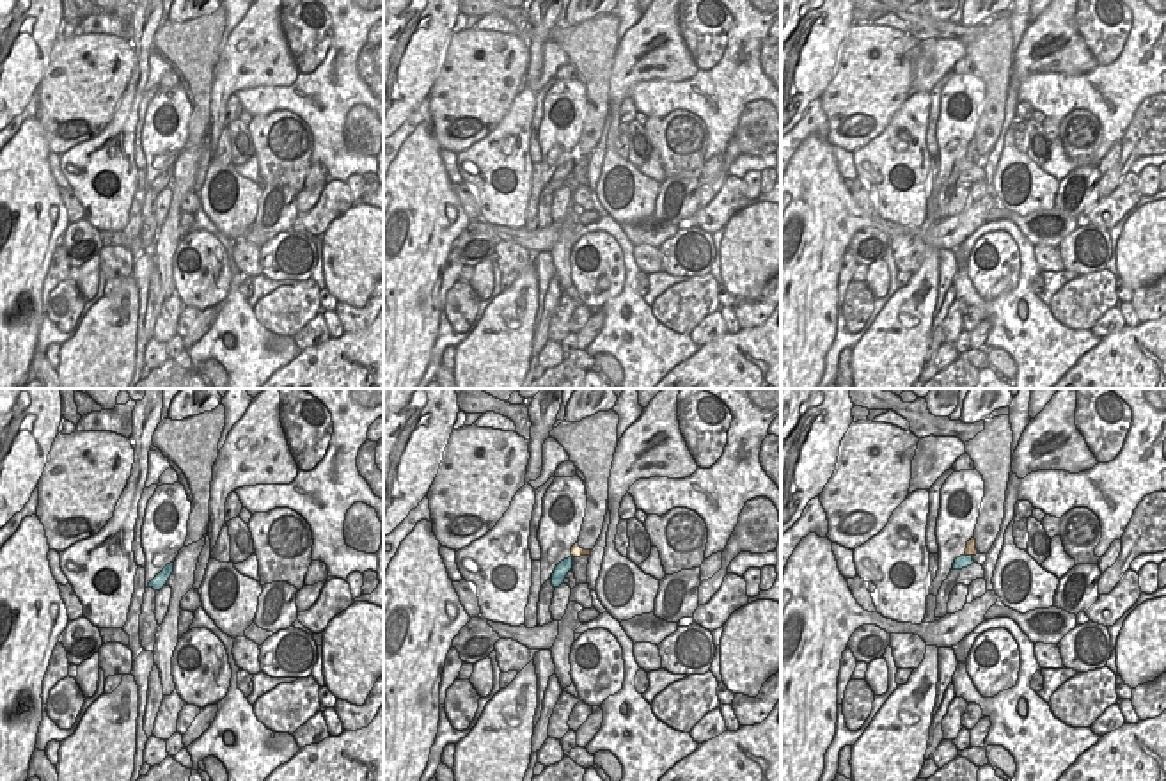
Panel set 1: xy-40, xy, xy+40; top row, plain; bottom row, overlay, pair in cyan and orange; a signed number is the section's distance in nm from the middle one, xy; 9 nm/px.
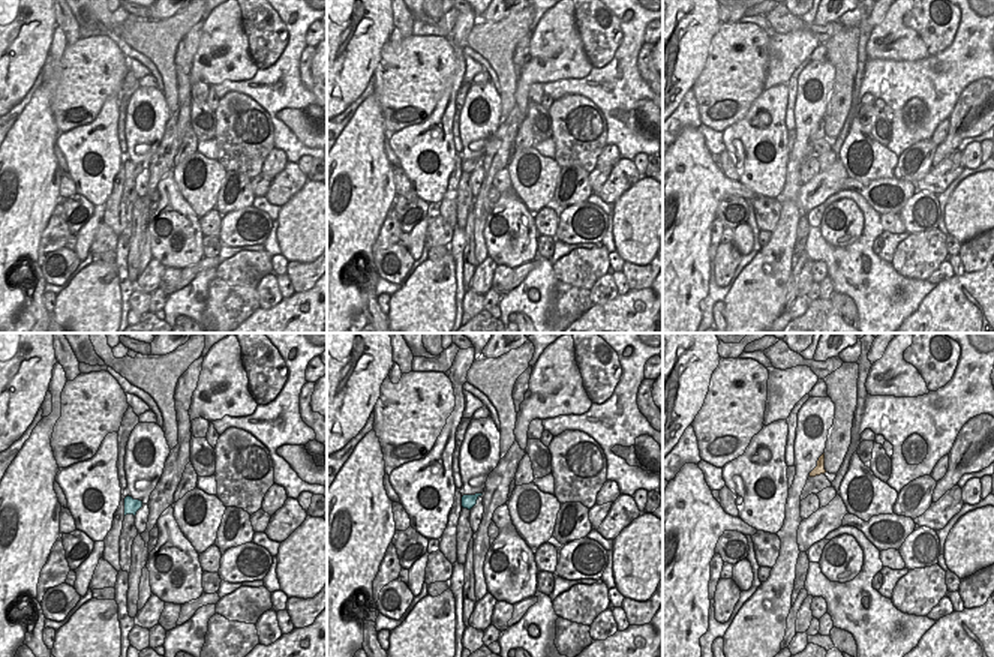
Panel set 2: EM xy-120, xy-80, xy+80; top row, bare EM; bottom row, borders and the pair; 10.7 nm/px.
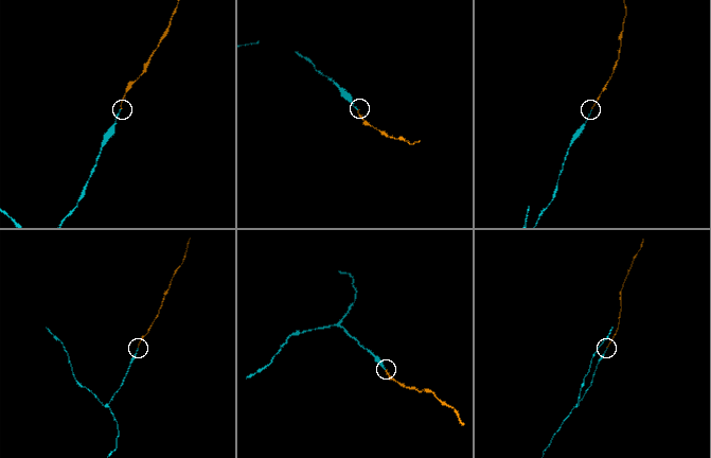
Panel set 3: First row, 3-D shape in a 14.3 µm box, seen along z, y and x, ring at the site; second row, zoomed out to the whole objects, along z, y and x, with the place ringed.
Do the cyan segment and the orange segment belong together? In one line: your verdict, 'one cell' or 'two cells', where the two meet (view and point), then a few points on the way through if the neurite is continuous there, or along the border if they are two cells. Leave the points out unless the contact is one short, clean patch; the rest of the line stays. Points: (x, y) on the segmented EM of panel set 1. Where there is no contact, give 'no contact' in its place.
one cell | xy+40 (968, 556)

